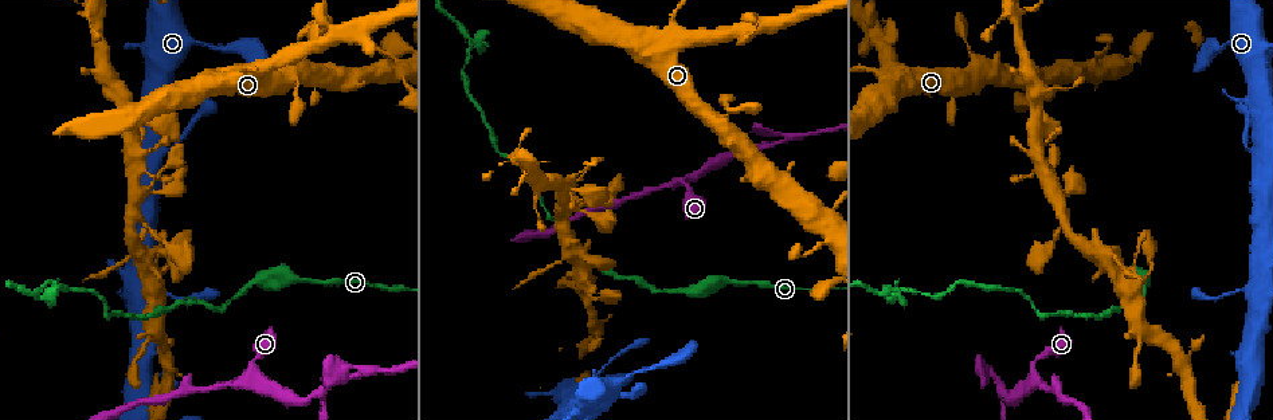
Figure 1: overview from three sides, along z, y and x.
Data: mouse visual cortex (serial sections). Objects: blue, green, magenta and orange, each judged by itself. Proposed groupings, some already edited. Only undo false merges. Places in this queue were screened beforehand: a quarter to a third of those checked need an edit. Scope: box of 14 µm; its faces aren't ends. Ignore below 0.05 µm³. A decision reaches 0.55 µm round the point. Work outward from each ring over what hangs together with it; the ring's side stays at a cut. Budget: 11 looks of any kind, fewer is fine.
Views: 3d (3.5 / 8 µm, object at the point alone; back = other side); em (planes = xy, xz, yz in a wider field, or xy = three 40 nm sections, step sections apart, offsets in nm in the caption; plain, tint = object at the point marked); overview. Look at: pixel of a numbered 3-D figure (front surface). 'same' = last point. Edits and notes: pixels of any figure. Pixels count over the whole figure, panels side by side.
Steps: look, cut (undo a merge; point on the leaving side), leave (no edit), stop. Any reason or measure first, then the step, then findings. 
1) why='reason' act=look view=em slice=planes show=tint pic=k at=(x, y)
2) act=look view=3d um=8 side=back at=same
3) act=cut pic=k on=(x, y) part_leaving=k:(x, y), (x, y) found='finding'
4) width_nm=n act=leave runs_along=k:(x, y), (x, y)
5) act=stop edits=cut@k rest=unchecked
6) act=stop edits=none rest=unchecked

why='thick turns thin' act=look view=3d um=3.5 side=back pic=1 at=(230, 301)

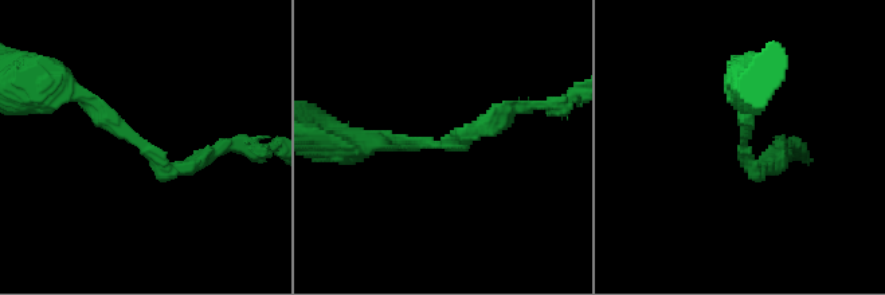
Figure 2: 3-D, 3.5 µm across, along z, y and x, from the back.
act=look view=em slice=xy step=2 show=plain pic=2 at=(141, 145)

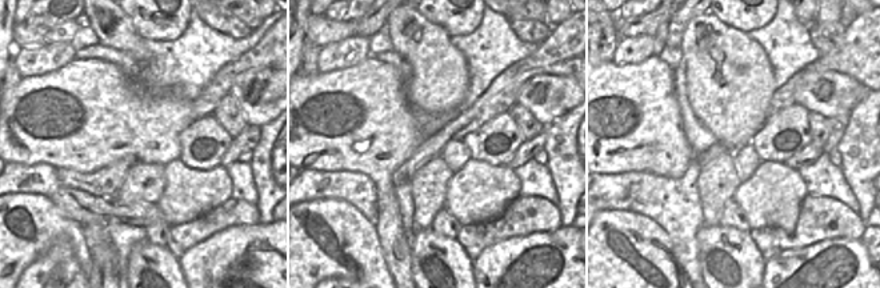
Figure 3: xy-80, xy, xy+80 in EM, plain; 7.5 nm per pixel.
why='where the object lies' act=look view=em slice=xy step=2 show=tint at=same

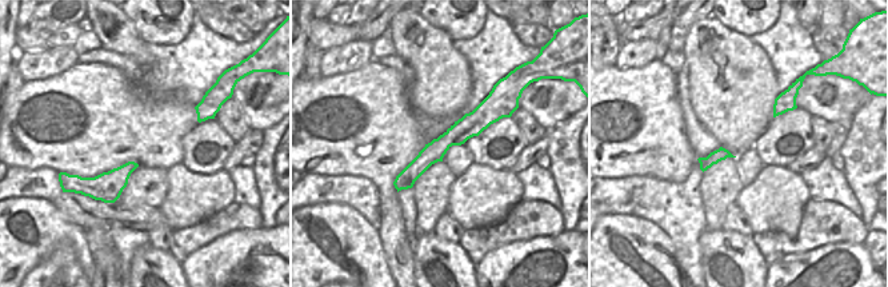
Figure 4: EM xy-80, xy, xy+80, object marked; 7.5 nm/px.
width_nm=170 act=leave runs_along=4:(496, 107), (447, 139), (398, 184) found='one cell here'

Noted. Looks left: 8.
why='branch point' act=look view=3d um=8 pic=1 at=(1032, 373)

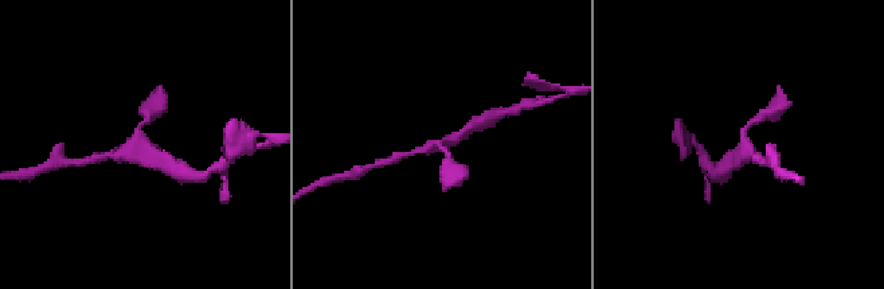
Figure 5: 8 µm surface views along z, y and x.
why='closer look' act=look view=3d um=3.5 pic=5 at=(744, 147)

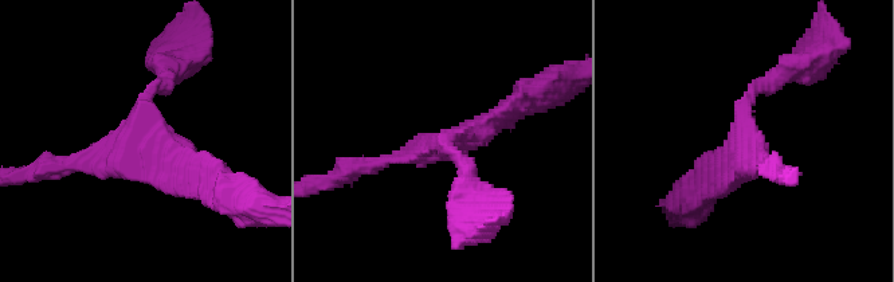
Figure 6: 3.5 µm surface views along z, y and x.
arms=3 arm_widths_nm=200,200,300 act=look view=em slice=xy step=1 show=tint pic=6 at=(745, 140)

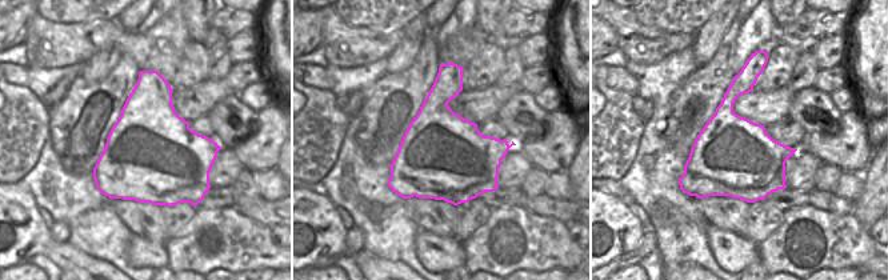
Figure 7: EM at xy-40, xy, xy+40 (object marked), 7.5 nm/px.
act=leave runs_along=6:(773, 77), (742, 106), (742, 156), (712, 180) found='continuous, no second cell'

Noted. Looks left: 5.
why='three-way junction' act=look view=3d um=3.5 pic=1 at=(314, 394)

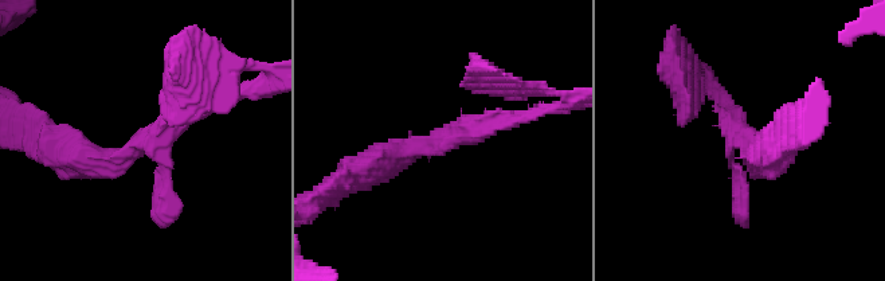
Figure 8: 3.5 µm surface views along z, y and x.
arms=3 arm_widths_nm=200,200,400 act=look view=em slice=xy step=2 show=tint pic=8 at=(439, 141)

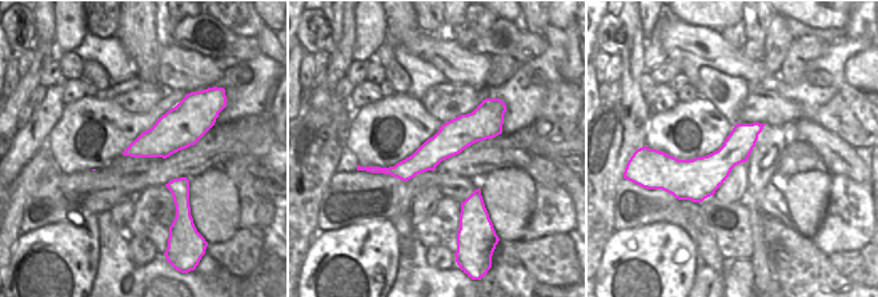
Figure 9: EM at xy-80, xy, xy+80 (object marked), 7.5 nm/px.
act=leave runs_along=9:(493, 108), (407, 169), (373, 169) found='one cell here'

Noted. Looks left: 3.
why='three-way junction' act=look view=3d um=8 pic=1 at=(789, 136)

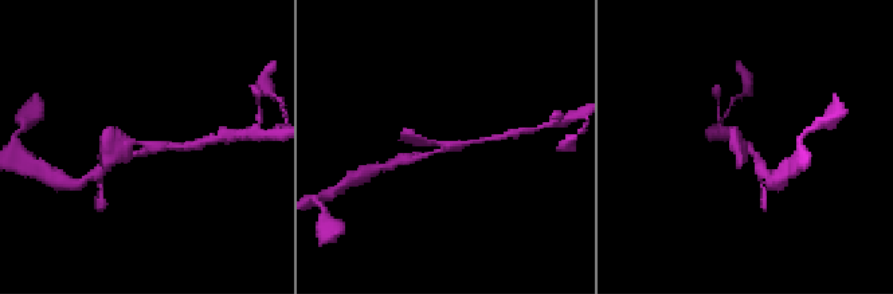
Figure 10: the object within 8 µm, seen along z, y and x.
arms=3 arm_widths_nm=150,200,250 act=look view=em slice=xy step=2 show=tint pic=10 at=(146, 149)

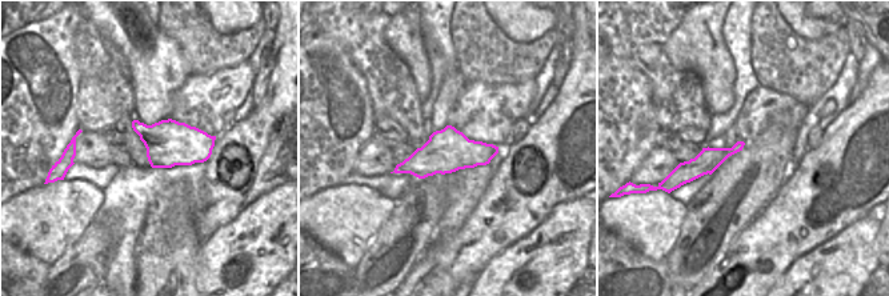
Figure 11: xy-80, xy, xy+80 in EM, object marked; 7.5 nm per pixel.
act=leave runs_along=11:(740, 144), (683, 175) found='one cell here'

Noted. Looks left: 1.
act=stop edits=none rest=unchecked

